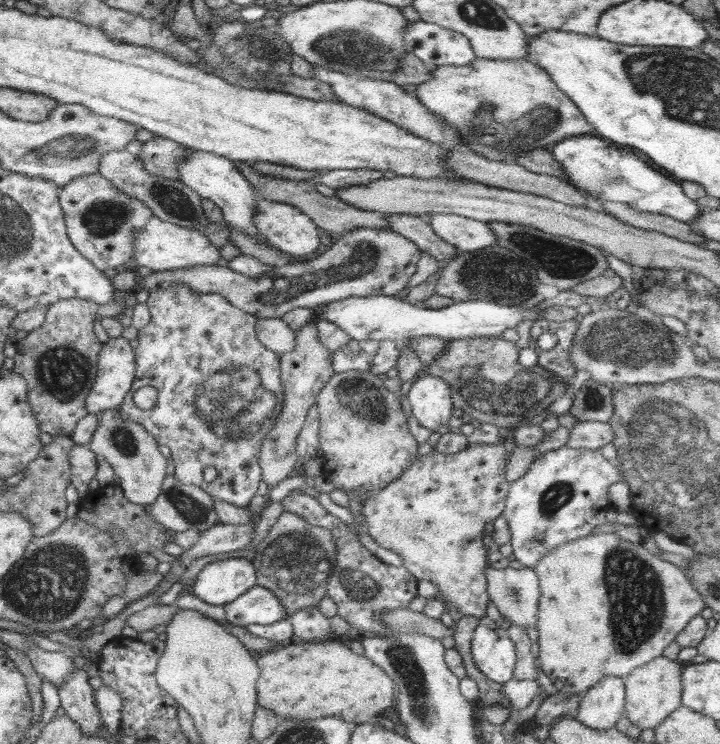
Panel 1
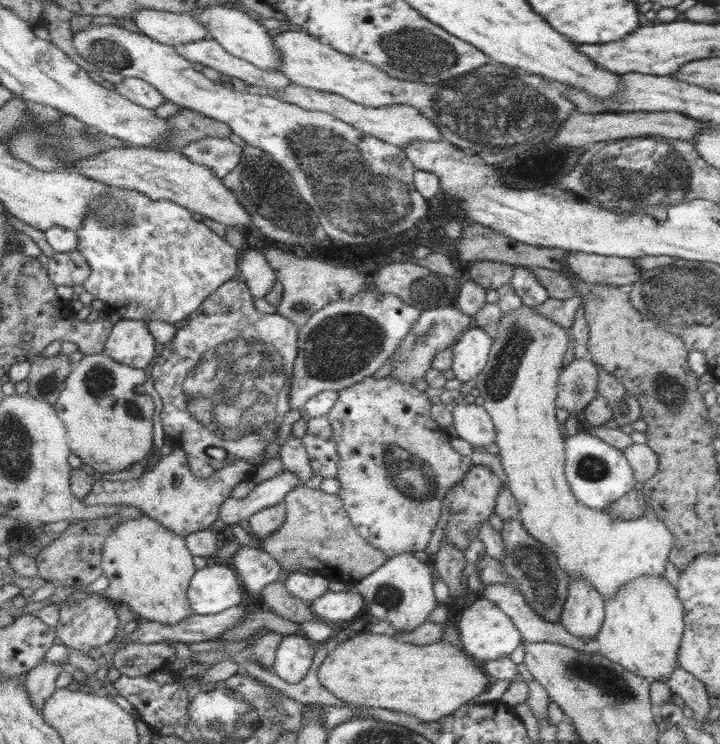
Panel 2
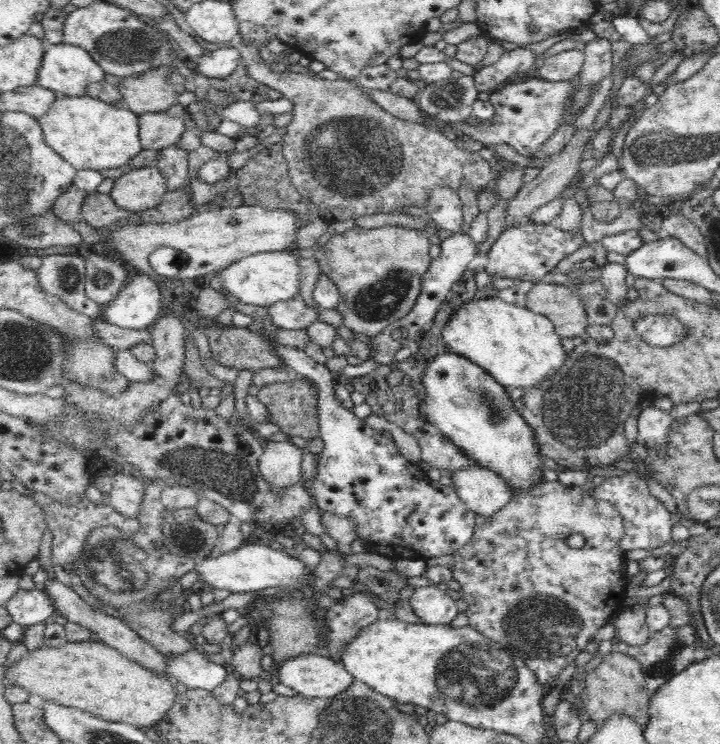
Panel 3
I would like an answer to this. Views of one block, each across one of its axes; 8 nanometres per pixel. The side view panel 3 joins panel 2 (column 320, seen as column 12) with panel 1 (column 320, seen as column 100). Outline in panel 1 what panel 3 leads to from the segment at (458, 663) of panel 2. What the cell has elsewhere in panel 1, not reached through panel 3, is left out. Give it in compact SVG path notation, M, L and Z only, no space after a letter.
M338 639L320 643L291 641L268 654L257 654L260 679L257 704L282 718L316 720L340 716L346 722L368 722L386 710L396 693L394 682L368 658L354 654Z

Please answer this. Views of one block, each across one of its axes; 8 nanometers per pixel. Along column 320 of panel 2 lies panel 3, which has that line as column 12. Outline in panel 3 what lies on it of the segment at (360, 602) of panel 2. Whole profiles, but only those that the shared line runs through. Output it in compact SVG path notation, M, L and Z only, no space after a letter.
M42 587L29 591L17 590L5 606L13 622L22 625L24 628L40 624L40 622L49 622L51 617L57 613L52 599Z

